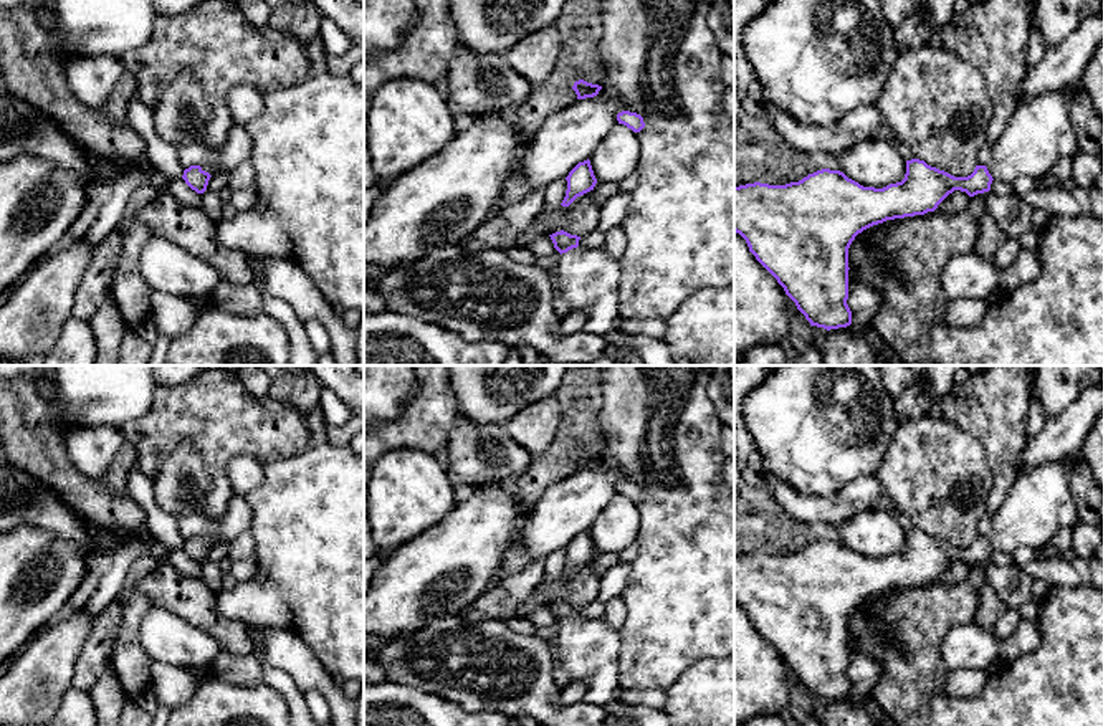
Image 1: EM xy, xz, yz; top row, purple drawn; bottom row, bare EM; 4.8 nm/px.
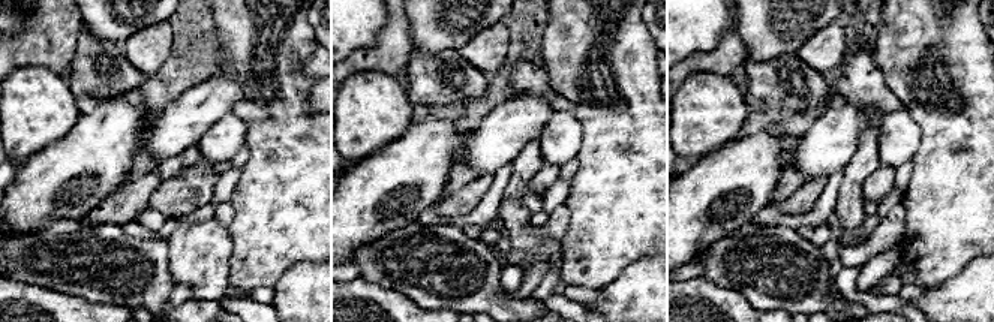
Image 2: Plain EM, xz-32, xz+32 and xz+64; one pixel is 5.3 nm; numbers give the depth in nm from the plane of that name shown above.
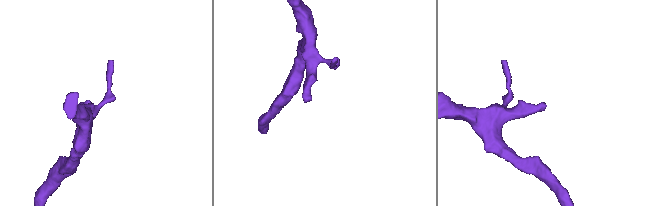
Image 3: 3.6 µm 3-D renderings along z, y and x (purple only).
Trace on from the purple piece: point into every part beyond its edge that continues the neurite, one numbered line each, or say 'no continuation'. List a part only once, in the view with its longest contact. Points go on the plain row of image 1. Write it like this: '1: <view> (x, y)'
1: xz (587, 650)

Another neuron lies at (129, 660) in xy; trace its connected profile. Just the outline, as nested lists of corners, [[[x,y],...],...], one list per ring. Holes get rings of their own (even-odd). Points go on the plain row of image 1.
[[[144,594],[127,595],[122,623],[117,632],[111,665],[127,698],[144,691],[150,685],[150,666],[154,660],[141,647],[141,622],[152,602]]]

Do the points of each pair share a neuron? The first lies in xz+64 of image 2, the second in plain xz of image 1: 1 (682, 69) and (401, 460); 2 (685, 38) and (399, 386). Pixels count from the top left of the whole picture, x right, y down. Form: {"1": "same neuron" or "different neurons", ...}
{"1": "different neurons", "2": "same neuron"}

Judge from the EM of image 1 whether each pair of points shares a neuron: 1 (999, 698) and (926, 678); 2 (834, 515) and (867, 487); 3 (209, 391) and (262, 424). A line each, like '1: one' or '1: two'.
1: two
2: one
3: one

